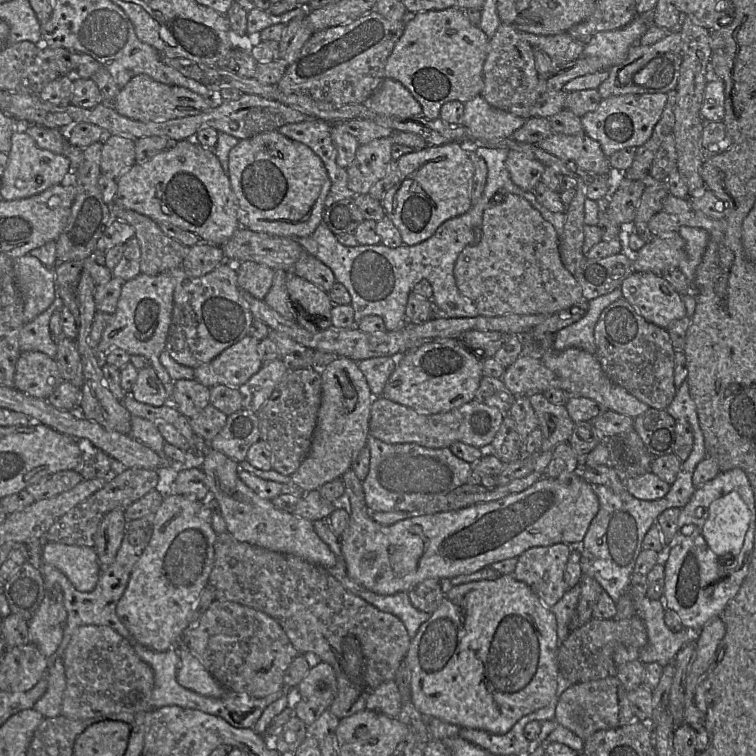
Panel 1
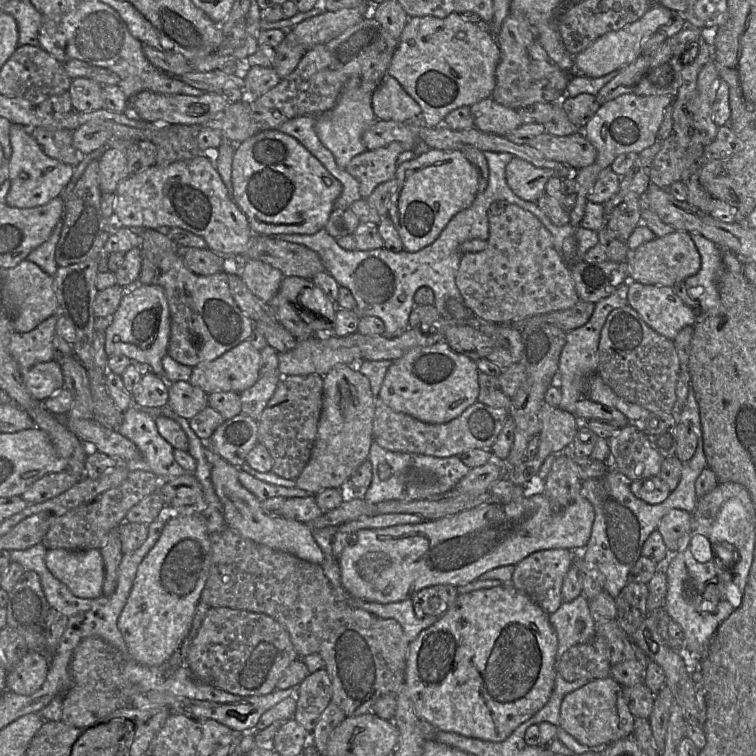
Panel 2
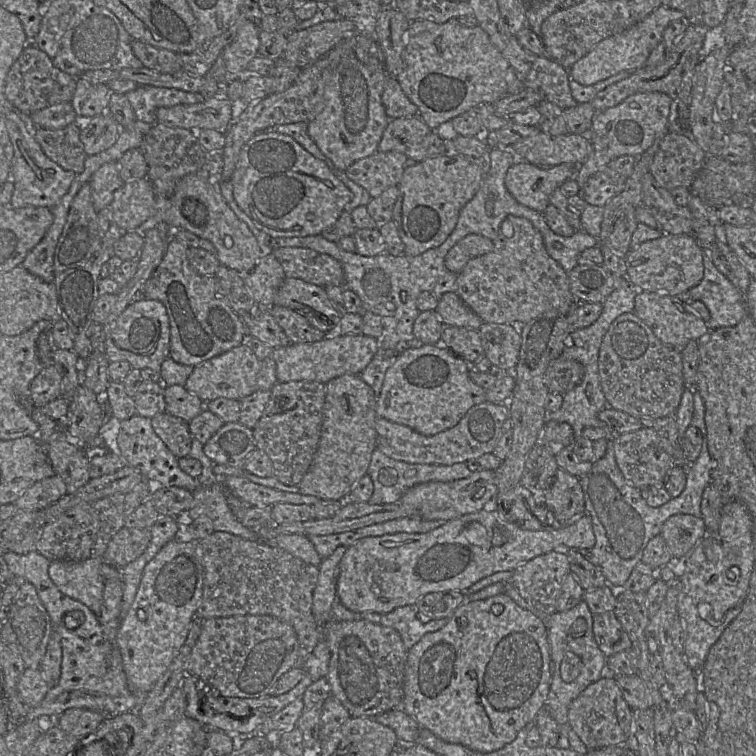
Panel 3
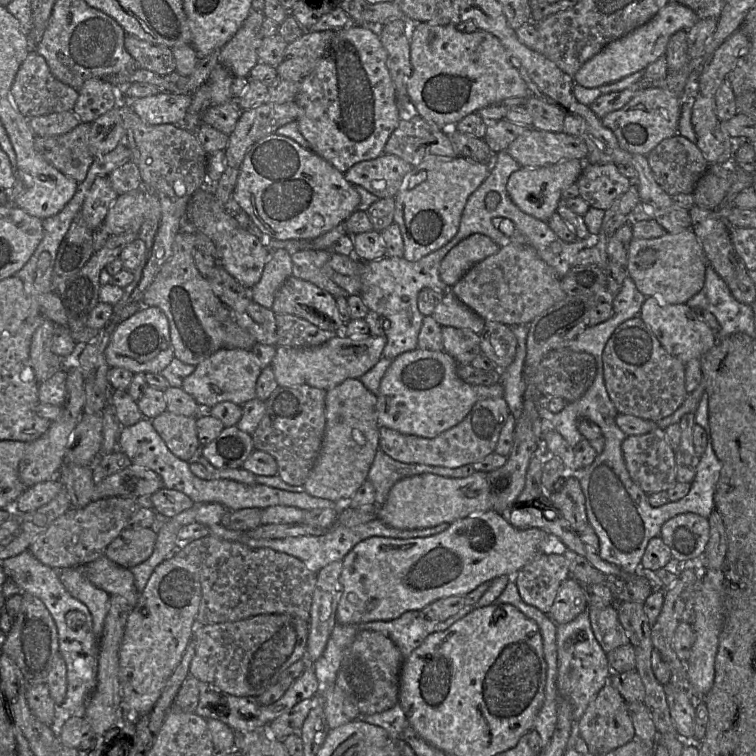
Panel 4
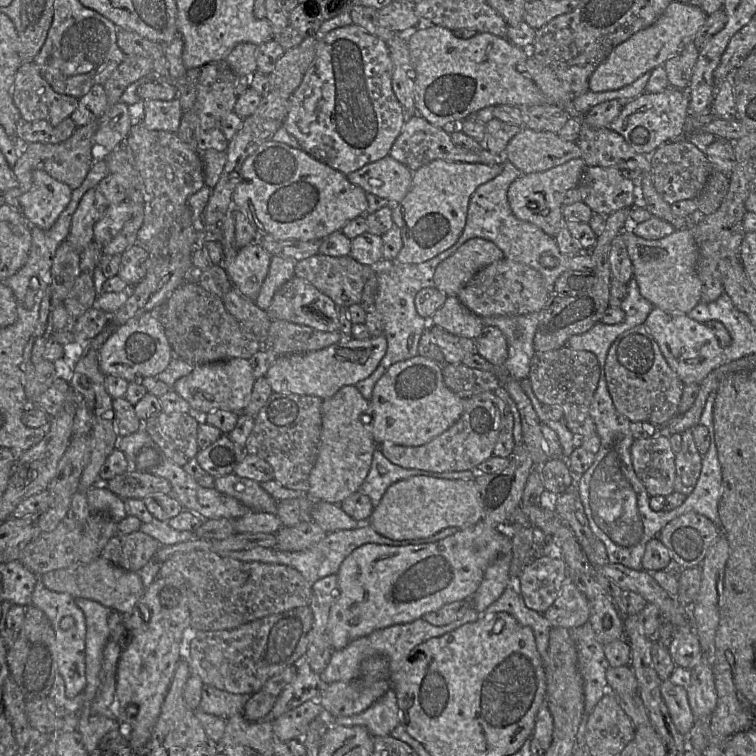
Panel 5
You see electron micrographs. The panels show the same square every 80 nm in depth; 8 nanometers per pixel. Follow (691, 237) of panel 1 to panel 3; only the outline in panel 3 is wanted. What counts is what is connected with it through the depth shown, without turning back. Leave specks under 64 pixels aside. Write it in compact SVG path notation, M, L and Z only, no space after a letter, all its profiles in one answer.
M703 250L704 276L699 285L681 295L681 300L686 299L701 301L710 312L710 320L707 322L710 330L722 327L734 327L747 315L746 295L741 293L731 281L724 276L713 264L708 251Z

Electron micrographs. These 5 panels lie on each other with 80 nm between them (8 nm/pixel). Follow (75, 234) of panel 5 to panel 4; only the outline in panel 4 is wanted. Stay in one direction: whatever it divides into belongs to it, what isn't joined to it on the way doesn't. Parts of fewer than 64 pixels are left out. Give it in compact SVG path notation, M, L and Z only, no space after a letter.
M108 176L95 179L81 208L81 218L89 229L95 231L103 224L117 196Z

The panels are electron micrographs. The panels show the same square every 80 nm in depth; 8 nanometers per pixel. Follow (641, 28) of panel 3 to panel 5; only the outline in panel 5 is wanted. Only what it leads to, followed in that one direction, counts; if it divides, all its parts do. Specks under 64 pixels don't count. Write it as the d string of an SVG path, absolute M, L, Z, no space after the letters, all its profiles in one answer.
M672 1L654 24L636 32L613 49L607 59L591 75L589 89L593 92L618 90L633 83L644 73L664 65L687 43L693 42L694 36L707 17L698 7Z

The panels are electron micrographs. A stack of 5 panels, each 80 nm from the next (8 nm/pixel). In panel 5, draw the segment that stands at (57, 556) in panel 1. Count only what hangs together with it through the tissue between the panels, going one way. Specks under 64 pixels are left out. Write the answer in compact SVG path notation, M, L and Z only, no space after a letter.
M74 598L74 600L86 618L86 687L80 710L88 710L100 685L103 649L110 638L108 620L111 609L85 598Z

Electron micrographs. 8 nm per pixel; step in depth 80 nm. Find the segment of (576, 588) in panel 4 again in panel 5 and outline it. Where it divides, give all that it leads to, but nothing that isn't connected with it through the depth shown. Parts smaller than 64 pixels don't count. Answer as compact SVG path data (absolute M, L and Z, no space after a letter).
M567 580L543 615L552 627L576 628L589 621L589 601L571 580Z

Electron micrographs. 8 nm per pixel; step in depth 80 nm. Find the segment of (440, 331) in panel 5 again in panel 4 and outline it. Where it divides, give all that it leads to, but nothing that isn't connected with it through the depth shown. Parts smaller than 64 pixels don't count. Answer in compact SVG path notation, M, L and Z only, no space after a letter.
M442 327L444 351L458 364L469 365L481 354L479 334L470 329Z

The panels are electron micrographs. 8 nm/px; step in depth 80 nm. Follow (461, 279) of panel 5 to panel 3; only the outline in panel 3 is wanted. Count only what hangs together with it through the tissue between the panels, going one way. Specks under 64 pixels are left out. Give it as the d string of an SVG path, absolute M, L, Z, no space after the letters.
M469 234L459 240L448 251L444 263L448 270L459 273L471 259L489 253L494 242L479 234Z

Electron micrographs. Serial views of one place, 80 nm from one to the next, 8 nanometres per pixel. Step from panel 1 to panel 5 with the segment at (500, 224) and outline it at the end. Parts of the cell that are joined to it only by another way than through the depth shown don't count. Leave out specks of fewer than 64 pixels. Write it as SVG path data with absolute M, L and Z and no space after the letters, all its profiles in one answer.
M505 257L478 271L457 294L459 301L481 318L538 313L551 304L554 296L536 269Z

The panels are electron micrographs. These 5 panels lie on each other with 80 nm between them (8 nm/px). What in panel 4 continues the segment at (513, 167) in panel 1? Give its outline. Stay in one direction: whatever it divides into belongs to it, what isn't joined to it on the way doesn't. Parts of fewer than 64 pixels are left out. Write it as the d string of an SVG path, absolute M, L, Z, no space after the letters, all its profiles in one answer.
M570 159L542 167L521 167L508 178L508 194L522 211L548 222L552 214L557 212L562 192L577 182L585 163L586 161L580 159Z

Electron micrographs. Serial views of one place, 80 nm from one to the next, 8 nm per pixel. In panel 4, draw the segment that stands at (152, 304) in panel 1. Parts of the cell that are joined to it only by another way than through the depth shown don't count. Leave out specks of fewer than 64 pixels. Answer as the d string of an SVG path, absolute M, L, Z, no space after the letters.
M143 305L131 317L116 326L105 350L105 357L109 368L123 368L133 374L160 374L174 358L166 315L158 307Z

